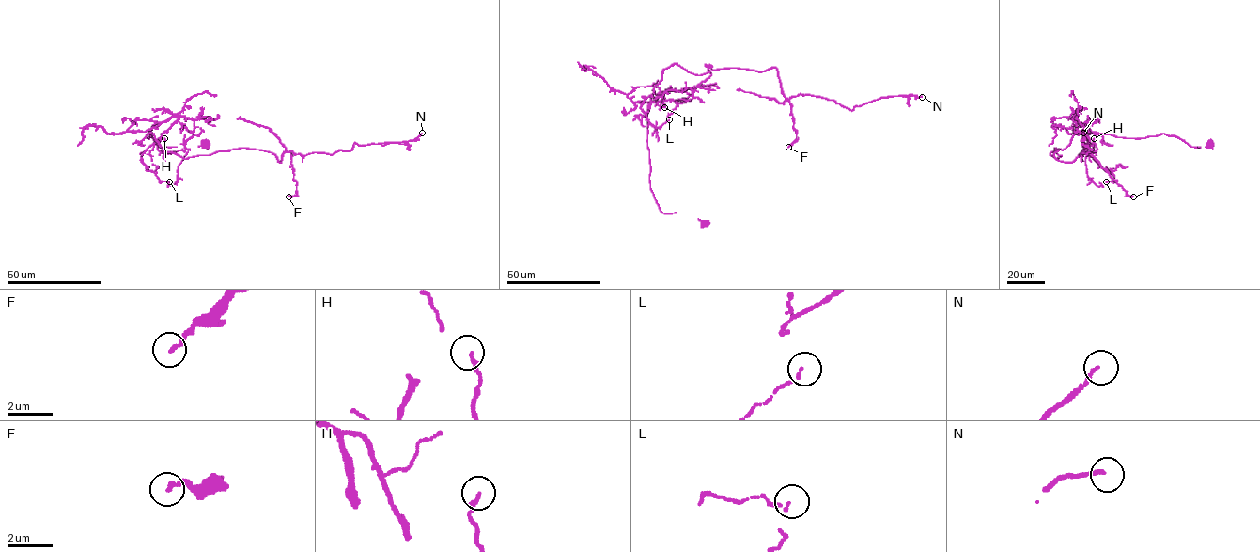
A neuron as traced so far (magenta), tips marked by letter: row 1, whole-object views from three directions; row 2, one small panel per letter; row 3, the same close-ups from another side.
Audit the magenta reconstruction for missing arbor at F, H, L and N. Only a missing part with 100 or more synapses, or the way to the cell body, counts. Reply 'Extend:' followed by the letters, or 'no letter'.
Extend: no letter

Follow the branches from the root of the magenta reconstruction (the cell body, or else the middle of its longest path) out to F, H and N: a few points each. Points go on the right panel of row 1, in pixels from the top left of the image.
F: (1209, 143), (1082, 133), (1050, 153), (1073, 162), (1089, 152), (1133, 197)
H: (1209, 143), (1192, 147), (1163, 134), (1143, 138), (1097, 134), (1078, 116), (1077, 129), (1093, 152), (1094, 138)
N: (1209, 143), (1082, 133), (1050, 154), (1062, 155), (1055, 148), (1057, 159), (1073, 162), (1096, 151), (1083, 133)

